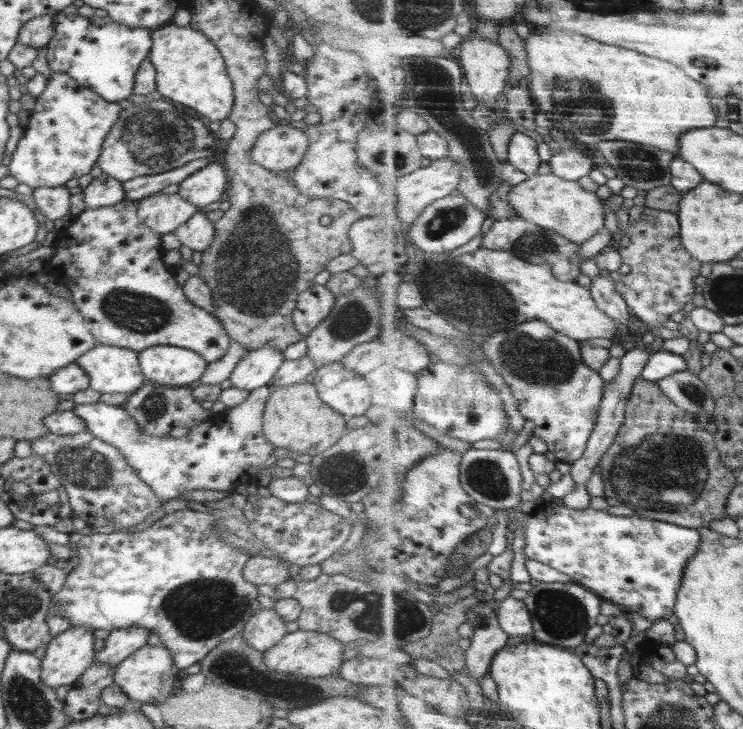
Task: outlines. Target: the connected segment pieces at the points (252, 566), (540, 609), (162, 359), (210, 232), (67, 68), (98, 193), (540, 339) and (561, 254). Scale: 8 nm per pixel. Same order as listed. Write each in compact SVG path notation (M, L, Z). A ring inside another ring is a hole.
M254 555L244 564L242 575L252 584L269 584L274 587L276 584L282 584L282 582L292 579L290 578L289 565L286 561L276 557Z
M542 582L532 589L530 598L526 600L526 604L530 606L530 614L535 625L535 635L532 640L547 643L556 647L563 647L570 650L576 650L582 644L587 643L589 631L598 625L598 618L602 616L600 608L602 608L604 600L597 593L594 593L587 586L578 582Z
M170 345L145 348L138 358L144 380L171 387L193 387L209 363L190 349Z
M199 211L194 213L184 224L174 230L174 236L182 242L182 246L192 251L205 251L214 239L214 222Z
M58 11L54 14L54 36L47 44L47 62L51 71L68 73L80 85L98 93L108 102L126 100L132 96L134 90L134 76L140 63L149 56L152 46L150 28L130 27L118 21L109 20L103 26L96 26L79 14L65 14Z
M104 173L94 178L92 183L83 190L85 208L102 208L118 204L125 199L121 184Z
M532 320L518 325L514 330L498 331L483 339L483 350L487 360L511 387L513 396L519 401L519 411L536 424L535 432L550 445L550 451L558 460L574 464L588 448L590 437L596 429L598 417L606 394L606 379L598 369L590 367L584 360L580 341L555 329L546 320Z
M516 216L512 219L495 221L491 229L484 235L483 244L480 248L508 250L518 258L522 258L531 264L551 263L556 277L560 277L564 281L576 281L582 273L577 263L572 265L572 260L578 259L580 246L581 244L578 244L578 242L572 242L570 238L558 234L554 229L544 228L522 216Z

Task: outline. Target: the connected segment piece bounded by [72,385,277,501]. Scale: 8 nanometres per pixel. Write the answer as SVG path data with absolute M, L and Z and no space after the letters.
M270 385L252 390L246 400L233 406L226 413L215 413L201 423L188 429L186 436L154 437L144 433L138 421L124 409L124 406L112 406L96 401L94 404L76 404L72 411L86 421L86 430L114 445L126 458L128 464L134 468L137 475L148 485L158 497L169 501L190 494L194 490L249 490L259 486L258 472L262 468L275 466L276 457L272 455L275 446L264 436L263 414L267 399L270 397Z

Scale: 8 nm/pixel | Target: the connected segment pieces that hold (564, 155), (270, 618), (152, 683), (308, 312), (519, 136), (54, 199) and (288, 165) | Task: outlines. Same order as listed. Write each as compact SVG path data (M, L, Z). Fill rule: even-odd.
M572 145L556 153L555 158L550 161L550 165L552 172L570 181L590 177L592 170L597 168L597 164L594 164L592 158L588 158L582 150L575 149Z
M262 609L246 624L243 640L256 651L270 651L287 636L284 620L274 609Z
M146 644L132 653L115 666L113 684L118 685L128 698L138 704L159 705L167 696L174 694L177 676L170 651L161 644L157 646Z
M312 284L308 290L298 295L292 316L296 330L305 336L309 335L327 318L334 303L335 296L326 285Z
M518 132L513 137L508 162L514 164L519 170L527 172L529 177L537 176L543 162L538 140Z
M66 186L36 188L32 195L37 208L40 209L46 219L54 221L70 214L71 194Z
M280 125L259 136L252 159L268 170L292 170L301 164L309 148L308 135L301 129Z

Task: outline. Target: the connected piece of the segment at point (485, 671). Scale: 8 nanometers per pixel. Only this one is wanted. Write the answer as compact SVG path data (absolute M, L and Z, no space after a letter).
M479 603L467 613L467 622L475 628L472 646L467 650L467 664L470 675L481 681L491 673L498 652L505 650L511 635L501 627L497 603Z

